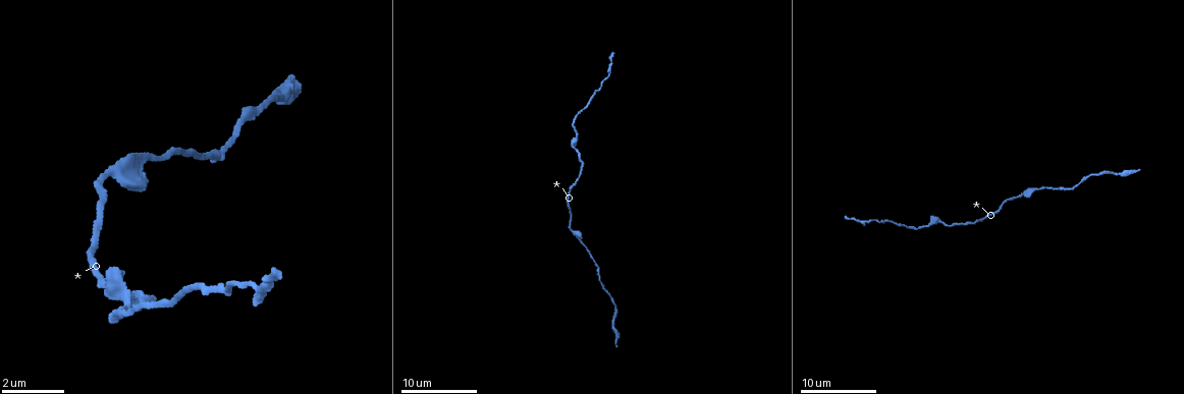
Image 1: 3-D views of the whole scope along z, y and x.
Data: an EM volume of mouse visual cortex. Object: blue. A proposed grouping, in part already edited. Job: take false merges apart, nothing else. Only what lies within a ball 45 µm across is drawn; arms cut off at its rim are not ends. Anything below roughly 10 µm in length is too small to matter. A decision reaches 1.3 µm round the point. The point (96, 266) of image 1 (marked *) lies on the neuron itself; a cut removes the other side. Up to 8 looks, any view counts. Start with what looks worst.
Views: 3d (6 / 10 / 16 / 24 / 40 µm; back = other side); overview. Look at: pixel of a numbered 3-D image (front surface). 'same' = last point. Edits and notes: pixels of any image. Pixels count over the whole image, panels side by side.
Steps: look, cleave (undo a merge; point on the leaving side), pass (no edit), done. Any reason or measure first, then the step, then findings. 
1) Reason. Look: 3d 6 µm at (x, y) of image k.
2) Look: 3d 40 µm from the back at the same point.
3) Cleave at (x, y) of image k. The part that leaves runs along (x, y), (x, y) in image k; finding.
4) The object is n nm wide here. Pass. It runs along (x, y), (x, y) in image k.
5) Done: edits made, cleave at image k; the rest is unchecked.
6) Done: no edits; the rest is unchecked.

Thick turns thin. Look: 3d 16 µm at (942, 220) of image 1.

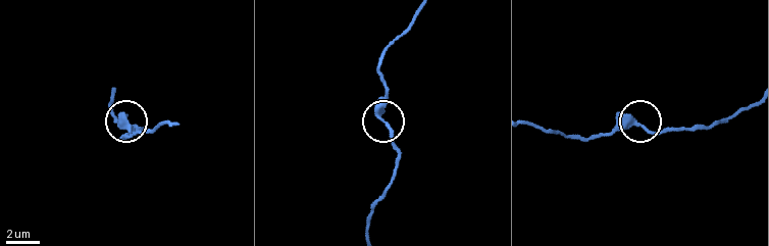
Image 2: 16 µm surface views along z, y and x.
The object is 290 nm wide here. Pass. It runs along (744, 111), (704, 128), (654, 132), (625, 124), (602, 132) in image 2; one neuron here.

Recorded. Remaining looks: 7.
Sudden change in width. Look: 3d 10 µm at (280, 97) of image 1.

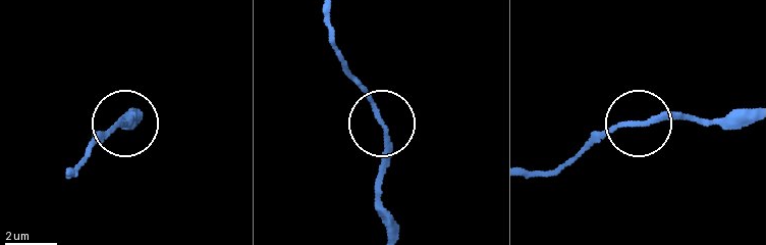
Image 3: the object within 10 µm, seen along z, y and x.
Pass. It runs along (528, 174), (561, 170), (620, 127), (703, 120) in image 3; all the same neuron.

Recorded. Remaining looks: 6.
Calibre changes. Look: 3d 6 µm at (1018, 196) of image 1.

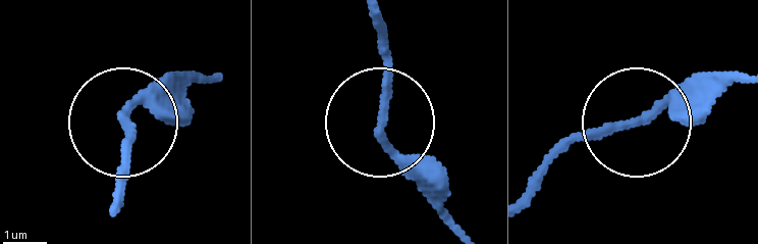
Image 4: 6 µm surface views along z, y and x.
Pass. It runs along (120, 197), (131, 142), (123, 116), (182, 102) in image 4; all the same neuron.

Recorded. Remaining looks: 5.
A narrow waist. Look: 3d 10 µm at (1053, 188) of image 1.

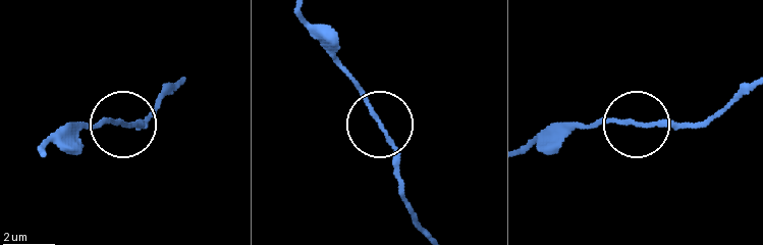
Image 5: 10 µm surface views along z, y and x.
The object is 150 nm wide here. Pass. It runs along (526, 149), (552, 142), (573, 127), (611, 118), (708, 125) in image 5; one neuron here.

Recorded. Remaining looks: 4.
Done: no edits; the rest is unchecked.

